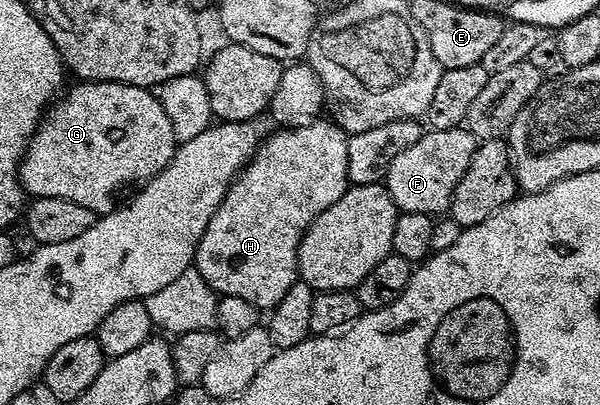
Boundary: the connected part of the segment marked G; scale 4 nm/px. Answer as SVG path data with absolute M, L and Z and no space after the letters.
M78 81L67 88L47 108L26 155L22 158L22 188L31 198L72 199L80 207L88 207L95 215L110 213L116 207L114 196L125 185L137 186L150 181L174 158L176 138L172 122L164 115L164 107L149 88L125 85L119 81Z

